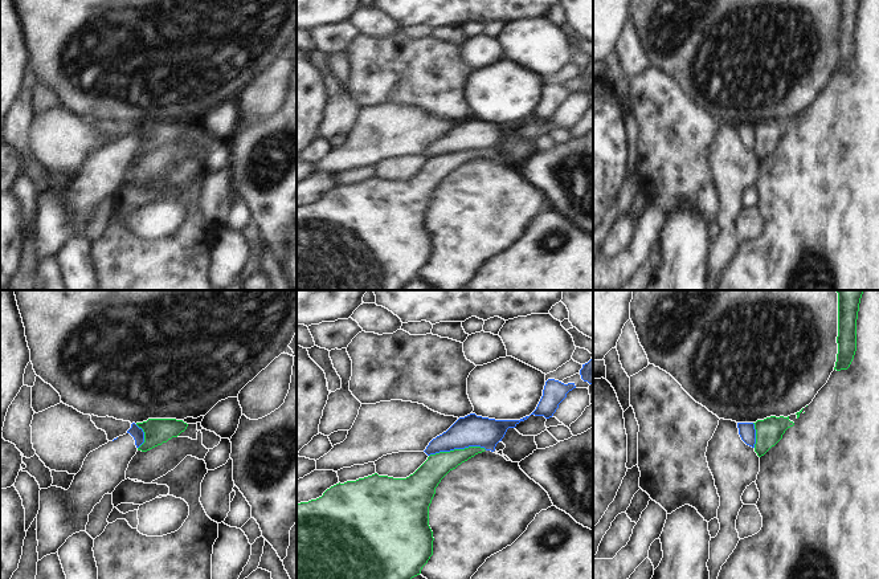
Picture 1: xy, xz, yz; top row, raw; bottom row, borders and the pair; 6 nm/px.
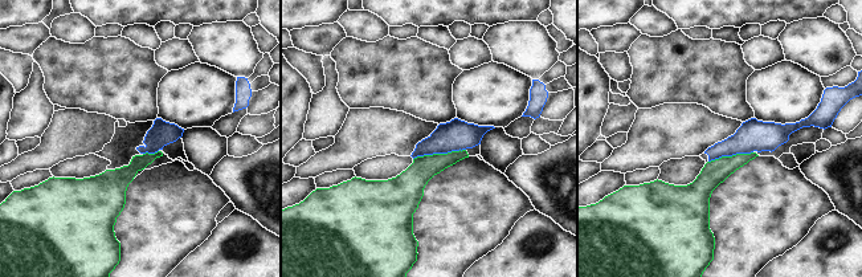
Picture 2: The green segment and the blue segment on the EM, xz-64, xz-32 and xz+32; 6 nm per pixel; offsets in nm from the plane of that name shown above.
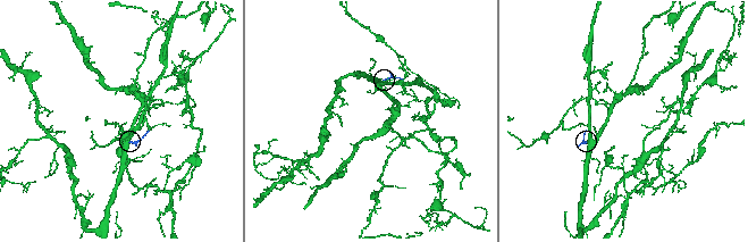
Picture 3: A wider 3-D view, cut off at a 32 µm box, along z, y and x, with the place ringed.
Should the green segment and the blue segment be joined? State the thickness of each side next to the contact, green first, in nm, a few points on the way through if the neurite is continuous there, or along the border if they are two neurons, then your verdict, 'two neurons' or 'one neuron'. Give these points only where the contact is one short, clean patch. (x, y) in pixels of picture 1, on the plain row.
160/190 nm | along xz (486, 153), (479, 150), (454, 151), (429, 159) | two neurons

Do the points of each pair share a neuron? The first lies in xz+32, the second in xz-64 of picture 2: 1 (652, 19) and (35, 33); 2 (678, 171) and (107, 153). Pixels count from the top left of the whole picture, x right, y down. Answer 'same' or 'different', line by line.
1: different
2: different

